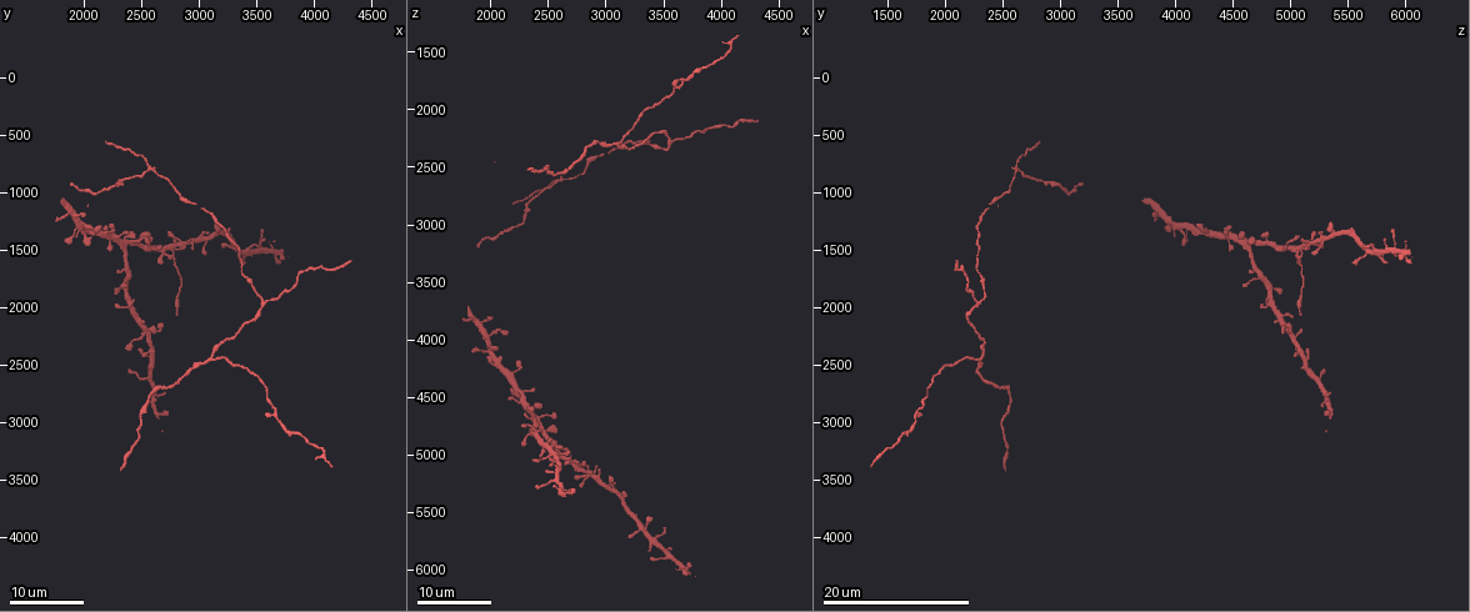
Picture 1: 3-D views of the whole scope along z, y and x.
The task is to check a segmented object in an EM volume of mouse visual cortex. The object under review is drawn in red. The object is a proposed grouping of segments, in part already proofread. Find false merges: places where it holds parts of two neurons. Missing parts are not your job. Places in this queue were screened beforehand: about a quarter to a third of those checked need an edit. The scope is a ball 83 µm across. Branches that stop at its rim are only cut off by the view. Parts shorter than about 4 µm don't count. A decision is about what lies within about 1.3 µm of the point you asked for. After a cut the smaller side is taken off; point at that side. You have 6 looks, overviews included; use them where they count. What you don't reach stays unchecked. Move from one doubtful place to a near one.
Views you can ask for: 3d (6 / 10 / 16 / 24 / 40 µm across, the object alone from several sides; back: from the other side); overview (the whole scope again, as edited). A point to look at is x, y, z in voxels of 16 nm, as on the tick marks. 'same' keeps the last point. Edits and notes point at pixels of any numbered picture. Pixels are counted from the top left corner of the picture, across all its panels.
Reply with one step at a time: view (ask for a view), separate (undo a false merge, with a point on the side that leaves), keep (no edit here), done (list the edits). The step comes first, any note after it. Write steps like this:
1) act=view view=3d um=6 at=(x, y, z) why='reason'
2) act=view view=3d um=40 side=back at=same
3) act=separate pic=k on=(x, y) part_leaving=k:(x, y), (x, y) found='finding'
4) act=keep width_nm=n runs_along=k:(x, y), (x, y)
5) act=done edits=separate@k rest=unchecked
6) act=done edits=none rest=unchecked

act=view view=3d um=16 at=(3100, 2440, 2260) why='three-way junction'

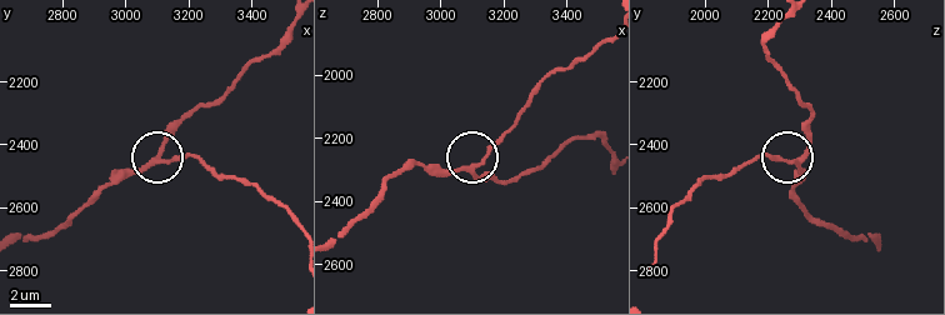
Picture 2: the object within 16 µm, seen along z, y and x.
act=view view=3d um=10 at=(3120, 2450, 2290)

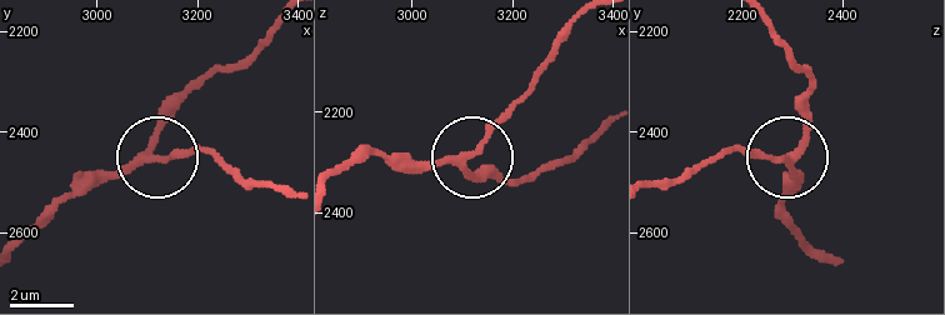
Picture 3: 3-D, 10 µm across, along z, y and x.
act=view view=3d um=6 at=(3115, 2450, 2280)

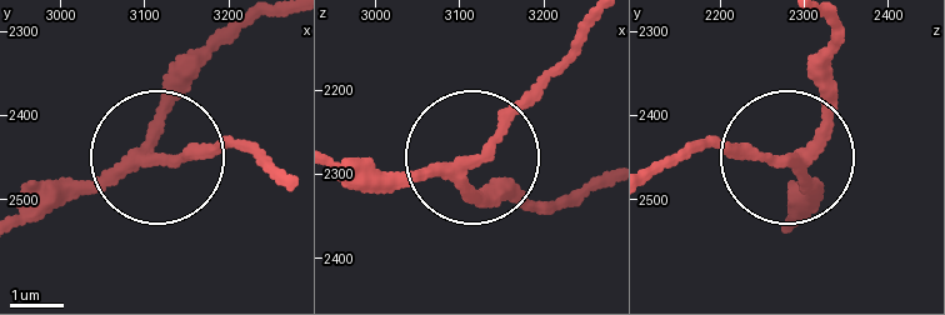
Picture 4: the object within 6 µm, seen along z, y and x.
act=keep arms=3 runs_along=4:(240, 33), (155, 154), (79, 180), (30, 180) found='all the same neuron'

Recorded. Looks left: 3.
act=view view=3d um=16 at=(2580, 780, 2620) why='three arms meet'

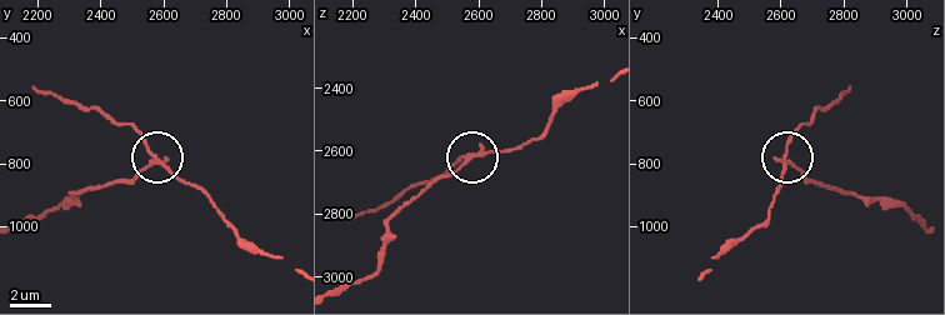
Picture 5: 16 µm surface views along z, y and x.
act=view view=3d um=10 at=(2590, 790, 2610)

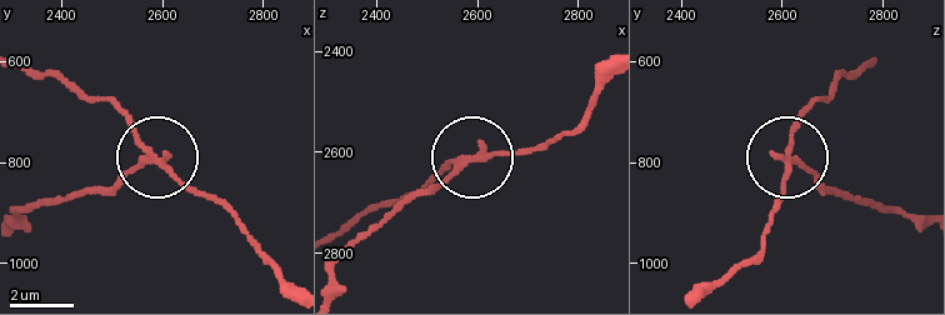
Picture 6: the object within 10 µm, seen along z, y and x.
act=separate pic=6 on=(119, 175) part_leaving=6:(154, 161), (23, 209) found='a second neuron is stuck on'

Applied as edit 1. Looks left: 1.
act=done edits=separate@6 rest=unchecked

